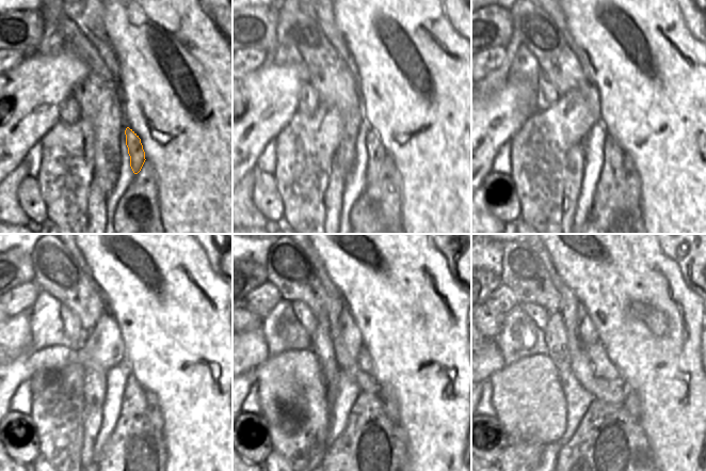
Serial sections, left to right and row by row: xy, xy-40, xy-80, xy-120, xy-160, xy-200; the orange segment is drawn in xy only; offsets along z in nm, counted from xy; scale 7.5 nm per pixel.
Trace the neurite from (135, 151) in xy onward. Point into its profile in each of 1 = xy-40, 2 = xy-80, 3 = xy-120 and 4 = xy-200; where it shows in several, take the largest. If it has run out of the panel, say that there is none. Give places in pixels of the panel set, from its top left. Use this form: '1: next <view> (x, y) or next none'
1: next xy-40 (375, 154)
2: next xy-80 (612, 212)
3: next xy-120 (135, 451)
4: next xy-200 (609, 451)

